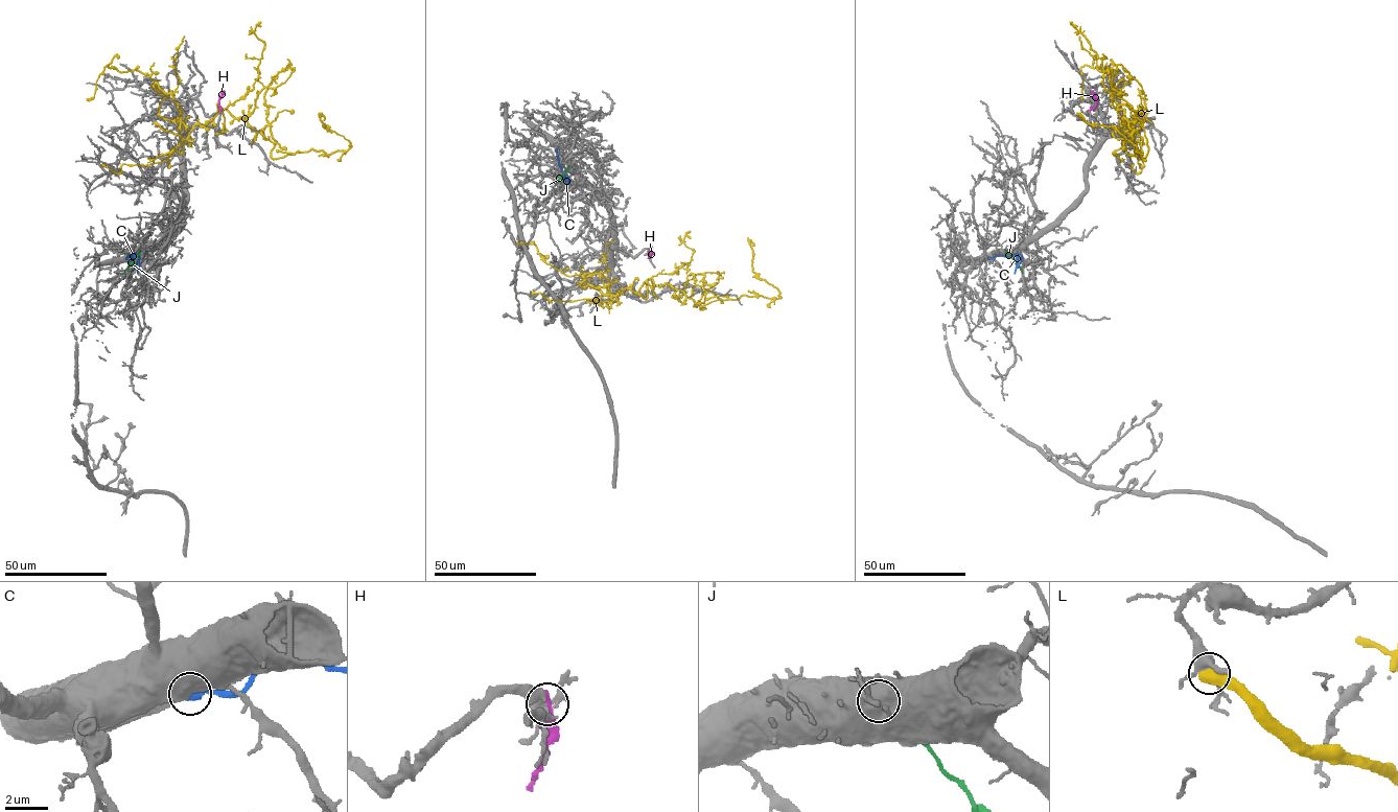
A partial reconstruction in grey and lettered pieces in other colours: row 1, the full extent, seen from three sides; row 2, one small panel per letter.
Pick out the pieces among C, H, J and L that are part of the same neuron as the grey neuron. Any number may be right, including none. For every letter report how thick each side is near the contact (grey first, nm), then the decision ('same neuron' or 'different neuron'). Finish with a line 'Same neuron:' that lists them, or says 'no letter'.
C: 750/500 nm | different neuron
H: 440/320 nm | different neuron
J: 750/480 nm | different neuron
L: 380/650 nm | different neuron
Same neuron: no letter

